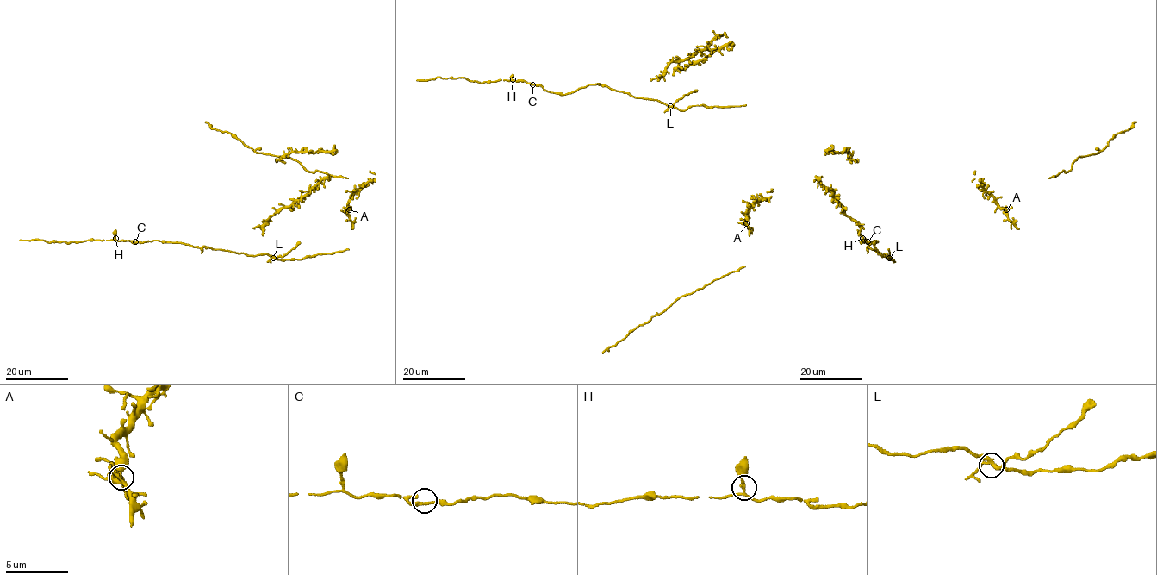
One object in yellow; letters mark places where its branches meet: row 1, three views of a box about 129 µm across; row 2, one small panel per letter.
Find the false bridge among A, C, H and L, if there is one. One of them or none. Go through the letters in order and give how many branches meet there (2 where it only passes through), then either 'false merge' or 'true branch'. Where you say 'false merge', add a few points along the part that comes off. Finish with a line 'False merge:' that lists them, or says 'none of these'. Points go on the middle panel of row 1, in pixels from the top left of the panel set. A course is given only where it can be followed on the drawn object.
A: 4 branches meet; true branch
C: 2 branches meet; true branch
H: 3 branches meet; true branch
L: 4 branches meet; false merge; foreign part runs (671, 106), (683, 96), (697, 90)
False merge: L

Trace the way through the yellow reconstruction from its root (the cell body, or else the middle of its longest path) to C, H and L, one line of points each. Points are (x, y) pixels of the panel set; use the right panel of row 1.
C: (888, 249), (888, 259), (893, 259), (867, 247), (877, 242), (876, 240), (867, 241)
H: (888, 249), (888, 259), (893, 259), (867, 247), (877, 242), (876, 240), (868, 242), (862, 238)
L: (888, 249), (888, 259), (893, 259), (889, 259)

